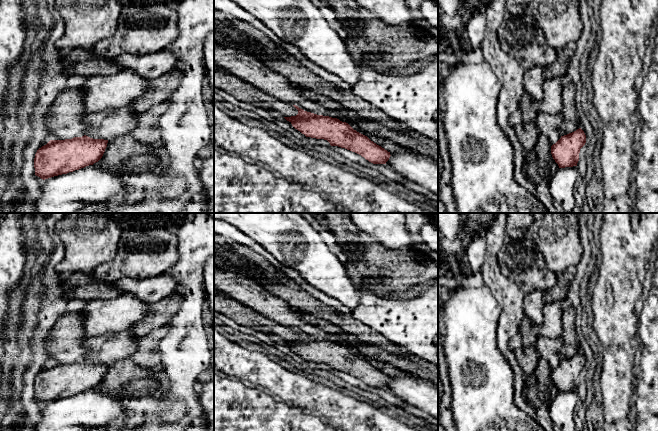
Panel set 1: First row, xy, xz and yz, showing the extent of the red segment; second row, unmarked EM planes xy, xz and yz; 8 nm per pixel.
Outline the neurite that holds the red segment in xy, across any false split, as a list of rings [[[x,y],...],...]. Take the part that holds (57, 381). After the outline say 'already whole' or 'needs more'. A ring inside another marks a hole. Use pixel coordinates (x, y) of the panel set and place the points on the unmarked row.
[[[86,359],[50,364],[35,378],[35,399],[45,404],[93,389],[102,382],[107,367],[108,364],[93,363]]] | already whole

